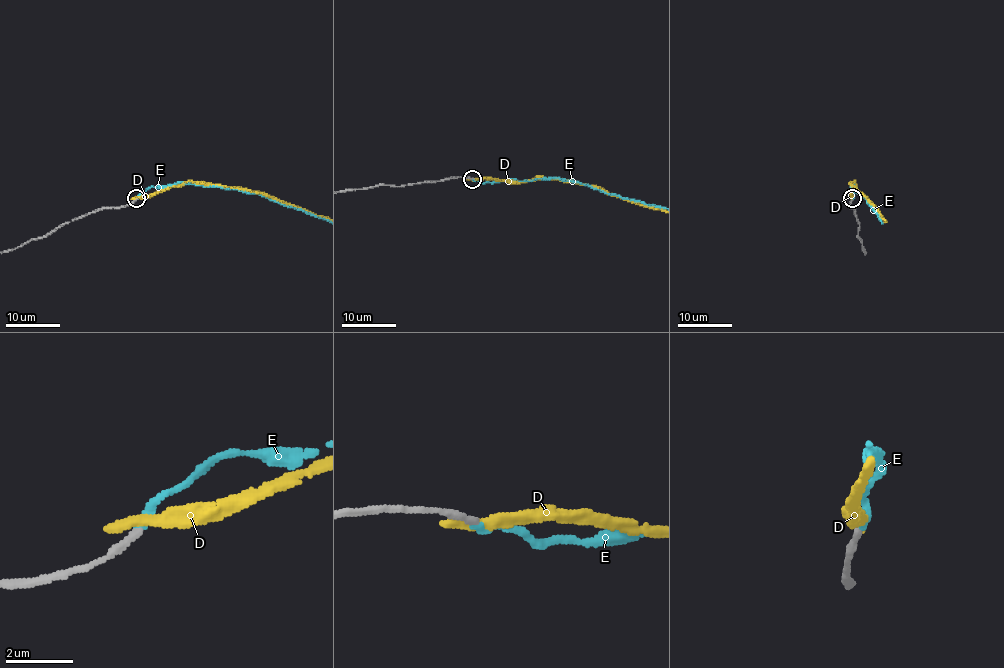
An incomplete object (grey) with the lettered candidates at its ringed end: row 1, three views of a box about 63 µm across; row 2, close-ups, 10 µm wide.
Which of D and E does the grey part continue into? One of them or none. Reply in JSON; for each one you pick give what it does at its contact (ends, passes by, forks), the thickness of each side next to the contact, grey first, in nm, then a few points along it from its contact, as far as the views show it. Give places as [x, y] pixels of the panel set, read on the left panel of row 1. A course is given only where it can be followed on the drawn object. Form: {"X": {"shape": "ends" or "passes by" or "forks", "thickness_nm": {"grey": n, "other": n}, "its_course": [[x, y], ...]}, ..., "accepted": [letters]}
{"E": {"shape": "ends", "thickness_nm": {"grey": 220, "other": 220}}, "accepted": ["E"]}

